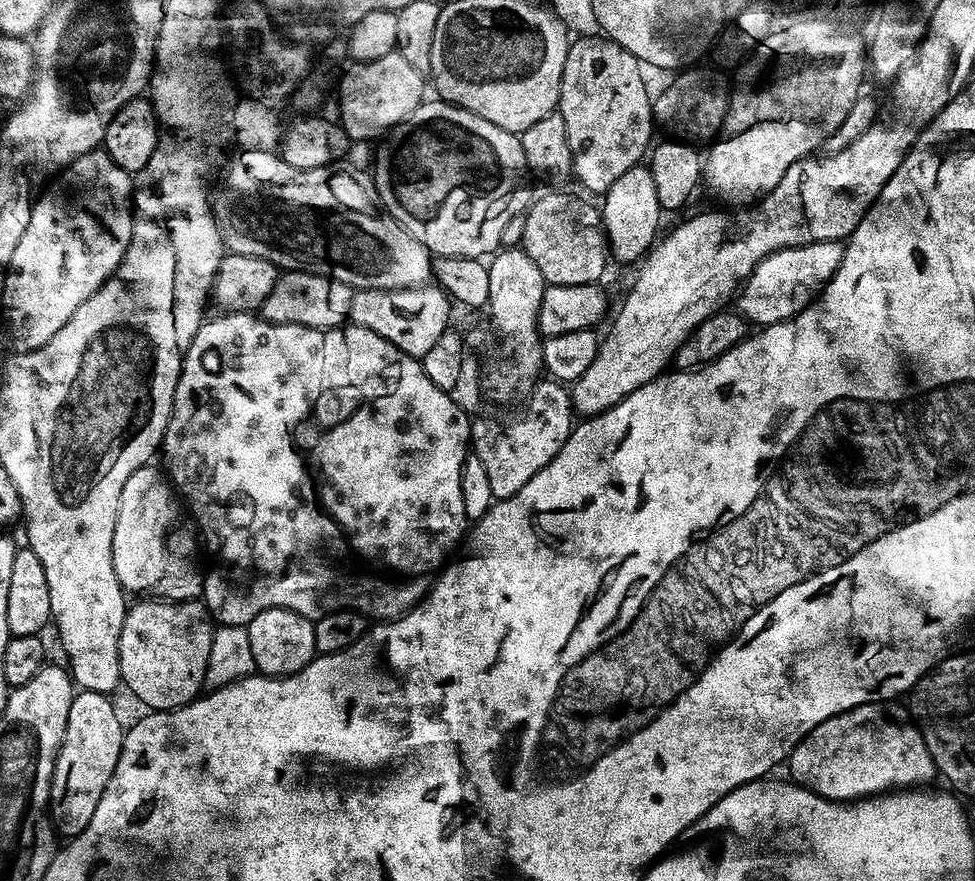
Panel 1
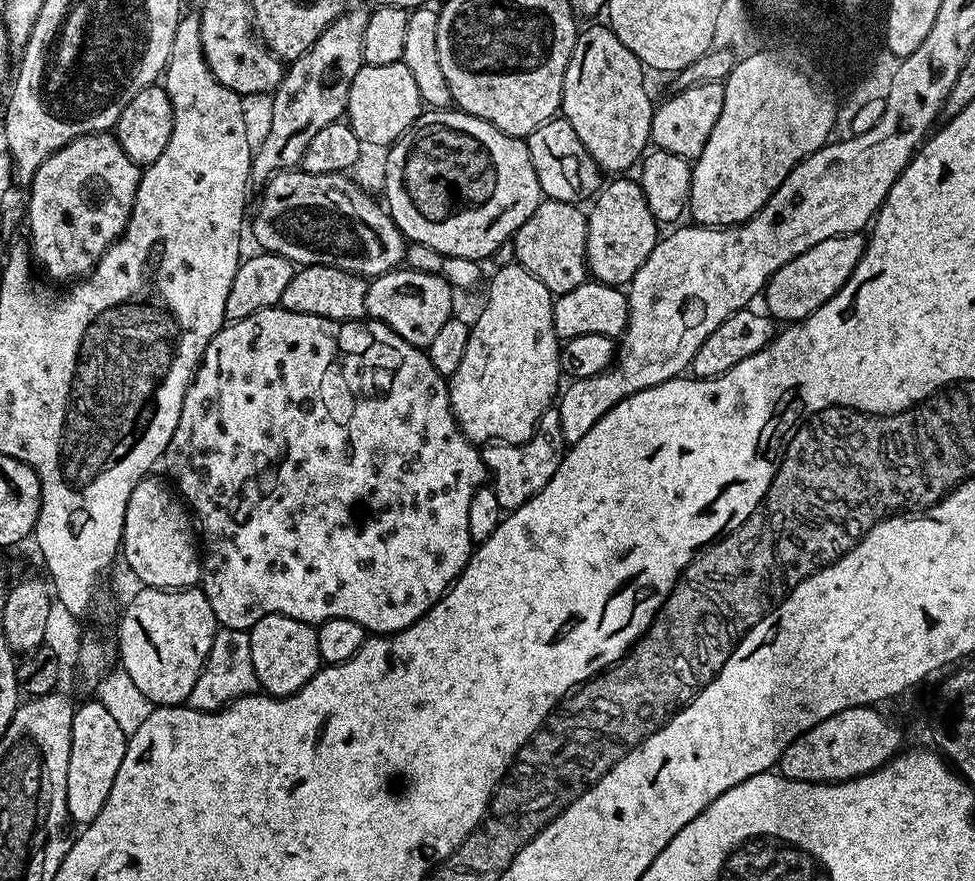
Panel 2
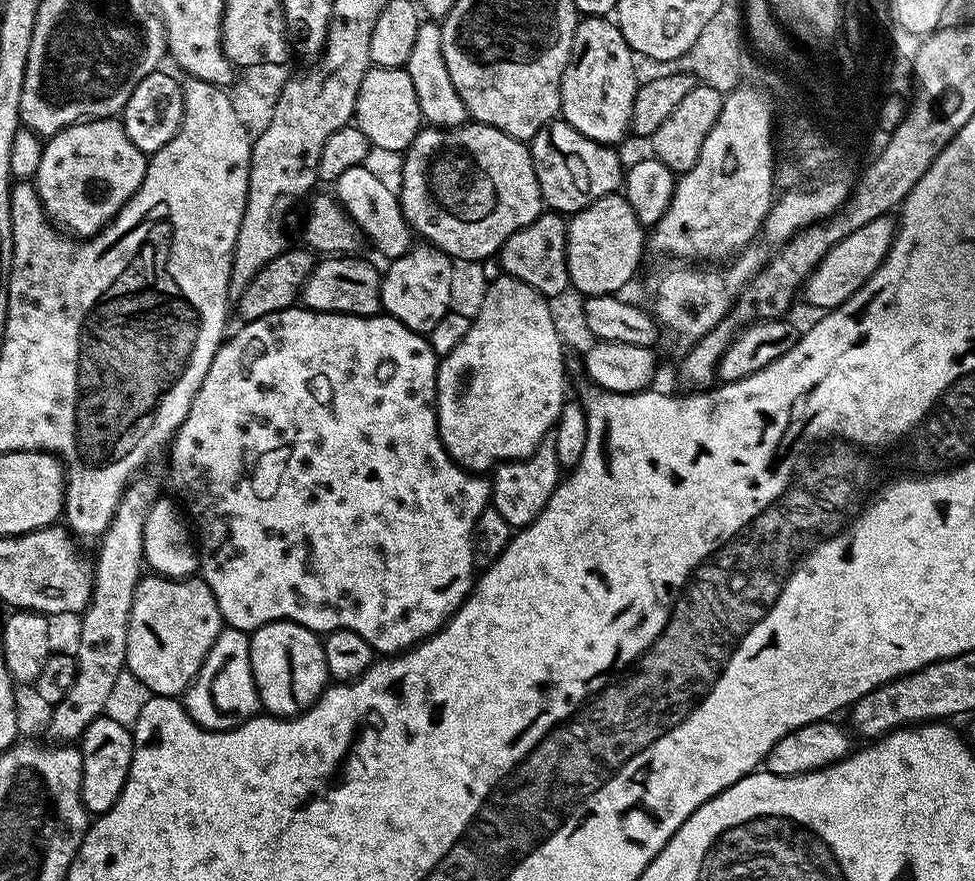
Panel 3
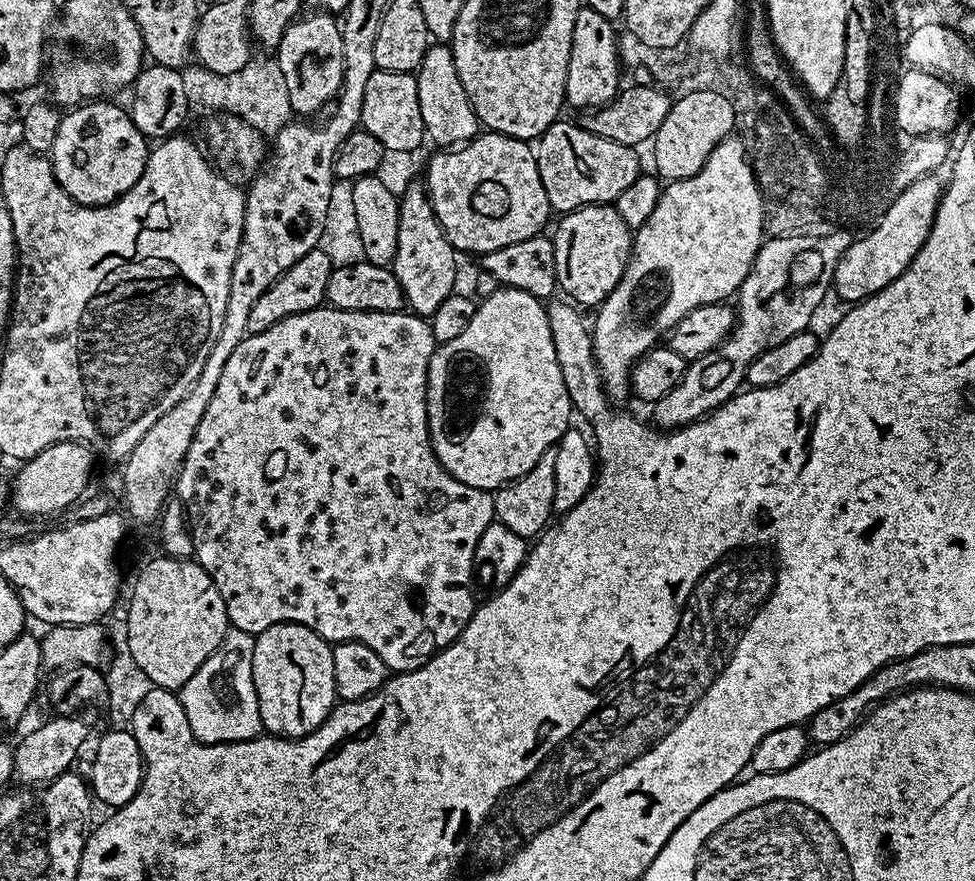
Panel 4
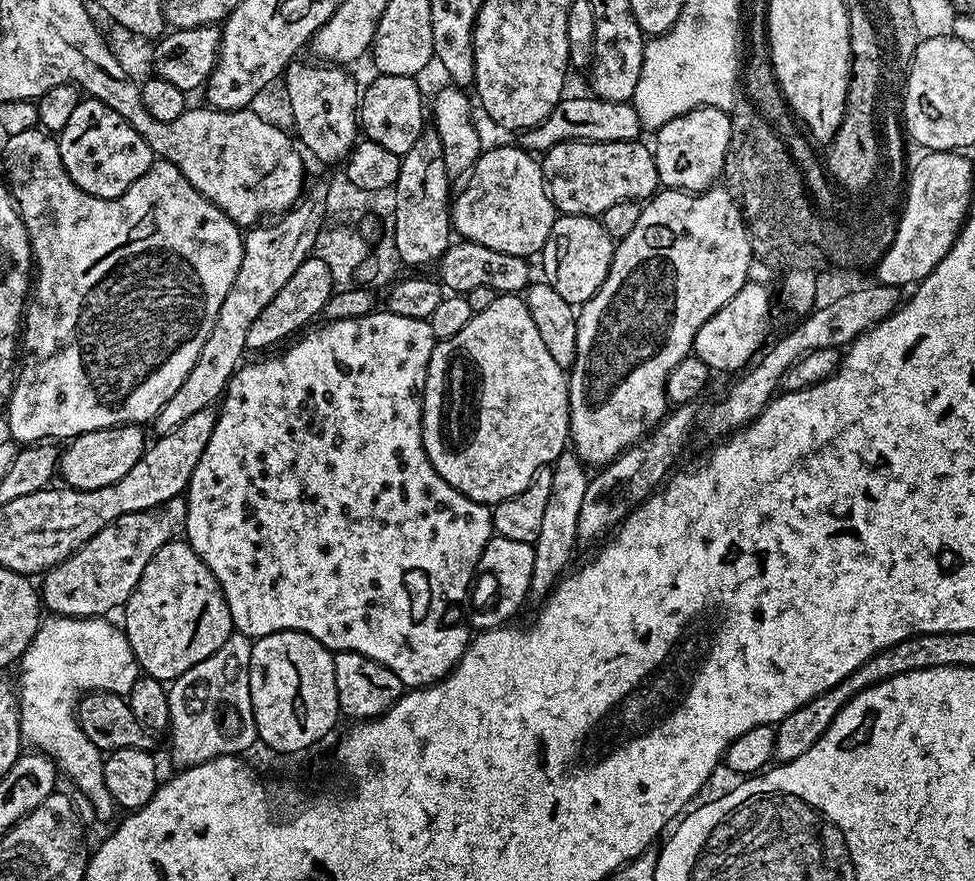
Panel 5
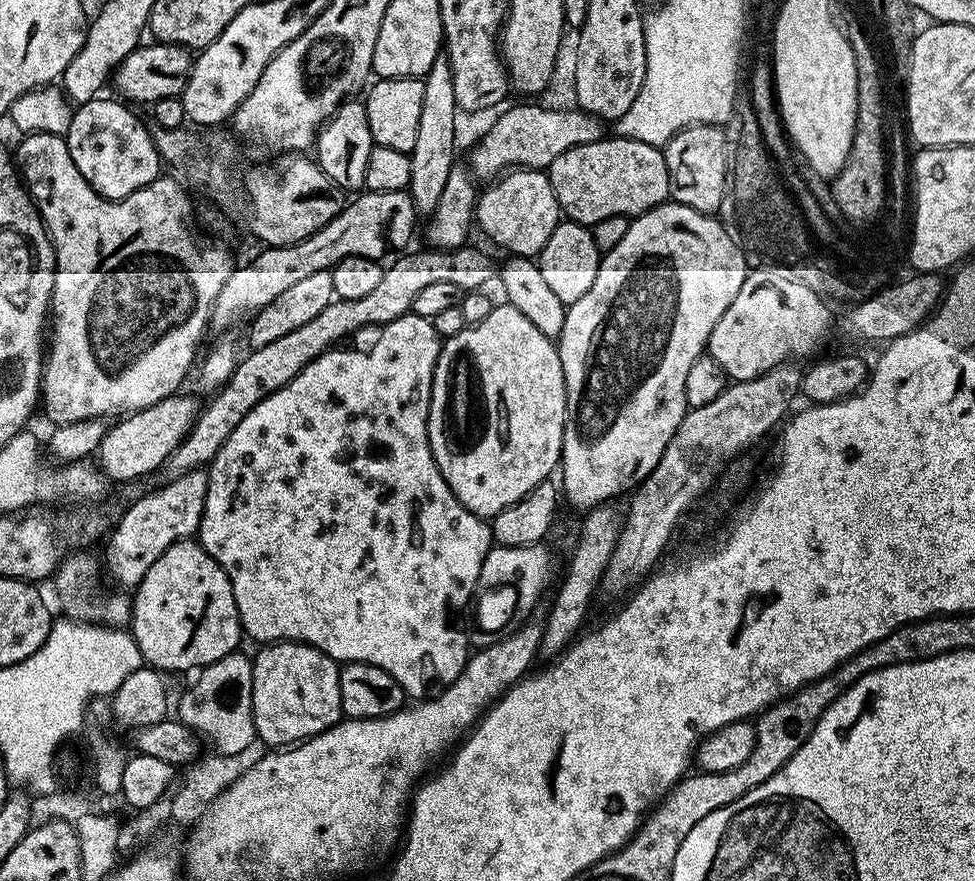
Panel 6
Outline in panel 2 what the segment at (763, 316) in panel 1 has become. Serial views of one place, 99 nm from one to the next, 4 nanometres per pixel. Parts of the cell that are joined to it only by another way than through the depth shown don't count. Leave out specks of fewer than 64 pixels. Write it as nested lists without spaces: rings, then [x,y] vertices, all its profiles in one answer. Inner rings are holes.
[[[851,232],[848,236],[826,238],[826,242],[818,242],[818,246],[810,246],[798,258],[786,262],[768,279],[762,293],[762,300],[768,303],[767,315],[777,322],[799,322],[808,317],[818,306],[822,306],[854,274],[858,262],[864,256],[866,240],[859,232]]]

